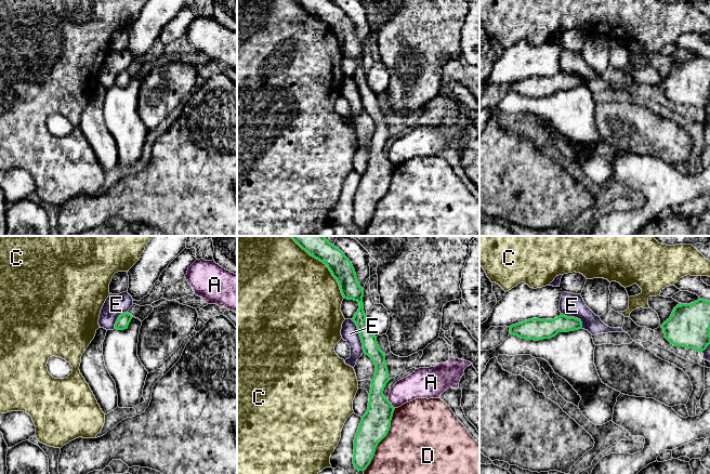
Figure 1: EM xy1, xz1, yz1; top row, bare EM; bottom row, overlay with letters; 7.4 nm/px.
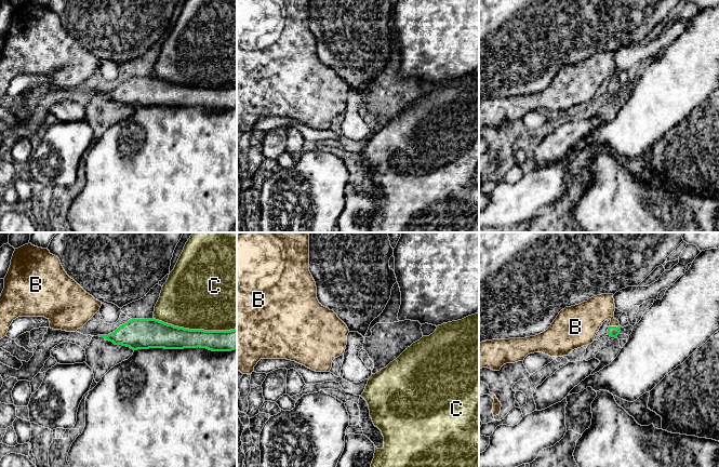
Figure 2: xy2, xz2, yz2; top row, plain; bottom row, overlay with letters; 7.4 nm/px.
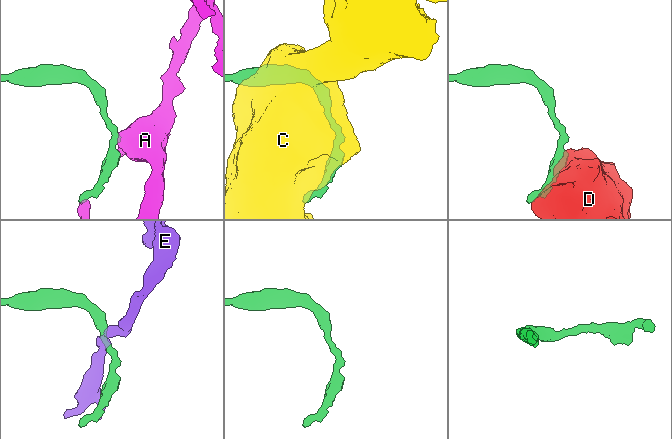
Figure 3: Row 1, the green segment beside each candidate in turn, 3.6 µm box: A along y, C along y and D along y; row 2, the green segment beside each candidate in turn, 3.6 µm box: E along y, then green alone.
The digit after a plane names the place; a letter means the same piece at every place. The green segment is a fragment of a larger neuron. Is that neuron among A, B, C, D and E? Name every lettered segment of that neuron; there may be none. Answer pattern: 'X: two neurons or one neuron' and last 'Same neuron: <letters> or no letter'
A: two neurons
B: one neuron
C: two neurons
D: two neurons
E: two neurons
Same neuron: B

